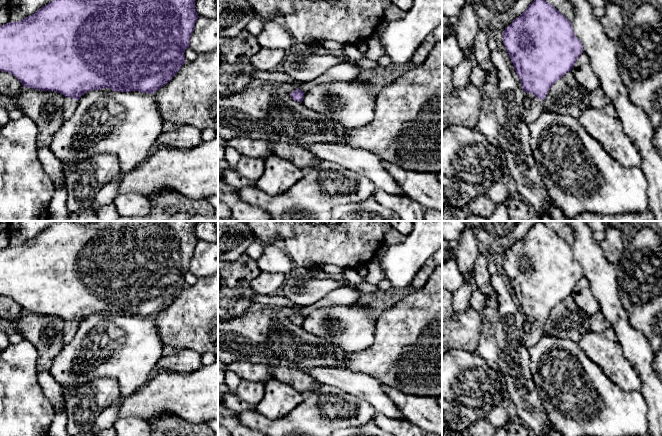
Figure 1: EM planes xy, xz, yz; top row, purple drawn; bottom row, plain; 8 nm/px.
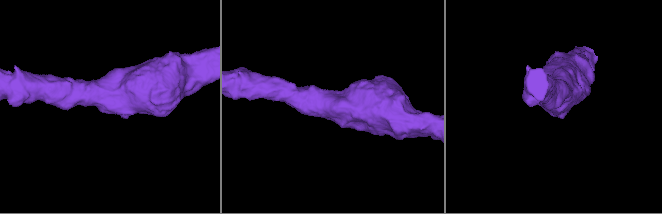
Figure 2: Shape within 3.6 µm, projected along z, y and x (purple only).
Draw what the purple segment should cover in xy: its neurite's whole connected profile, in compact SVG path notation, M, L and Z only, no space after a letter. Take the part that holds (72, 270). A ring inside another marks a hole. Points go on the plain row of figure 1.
M94 221L86 224L57 222L19 246L8 246L0 250L0 295L15 300L23 311L54 315L64 319L66 322L63 327L63 346L73 339L81 320L92 314L110 312L112 315L153 318L165 310L186 287L184 277L190 270L190 262L199 241L195 234L195 225L195 221Z

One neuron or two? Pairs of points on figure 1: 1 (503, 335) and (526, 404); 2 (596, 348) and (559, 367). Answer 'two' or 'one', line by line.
1: one
2: two

